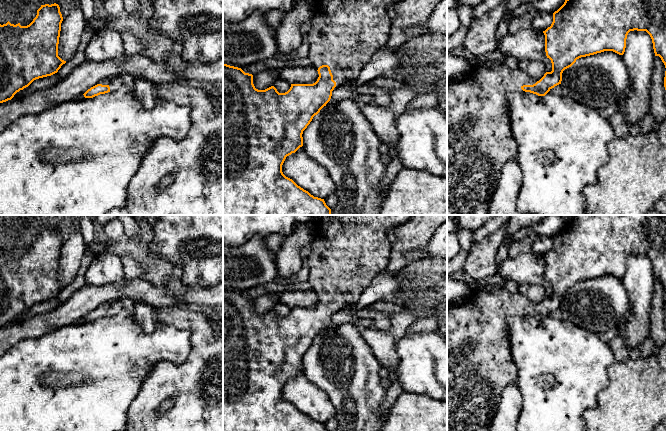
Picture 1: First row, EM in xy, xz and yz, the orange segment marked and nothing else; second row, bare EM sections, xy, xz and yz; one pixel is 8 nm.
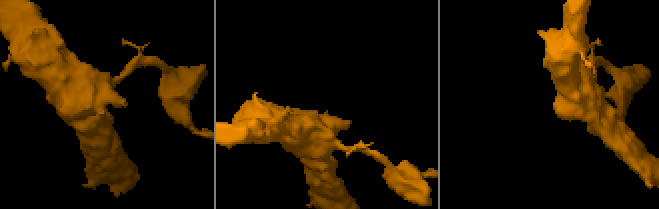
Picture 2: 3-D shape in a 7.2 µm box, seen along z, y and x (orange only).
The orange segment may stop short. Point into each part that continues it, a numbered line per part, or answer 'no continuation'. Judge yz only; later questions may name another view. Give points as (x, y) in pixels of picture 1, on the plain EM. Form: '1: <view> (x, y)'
1: yz (479, 364)

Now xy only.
1: xy (115, 306)

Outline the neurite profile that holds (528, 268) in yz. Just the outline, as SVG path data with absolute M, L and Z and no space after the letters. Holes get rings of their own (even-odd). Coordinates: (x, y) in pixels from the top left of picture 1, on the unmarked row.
M533 251L520 254L516 257L507 257L497 266L496 273L506 281L512 280L517 285L541 285L546 289L546 295L552 295L551 284L545 276L545 259Z

